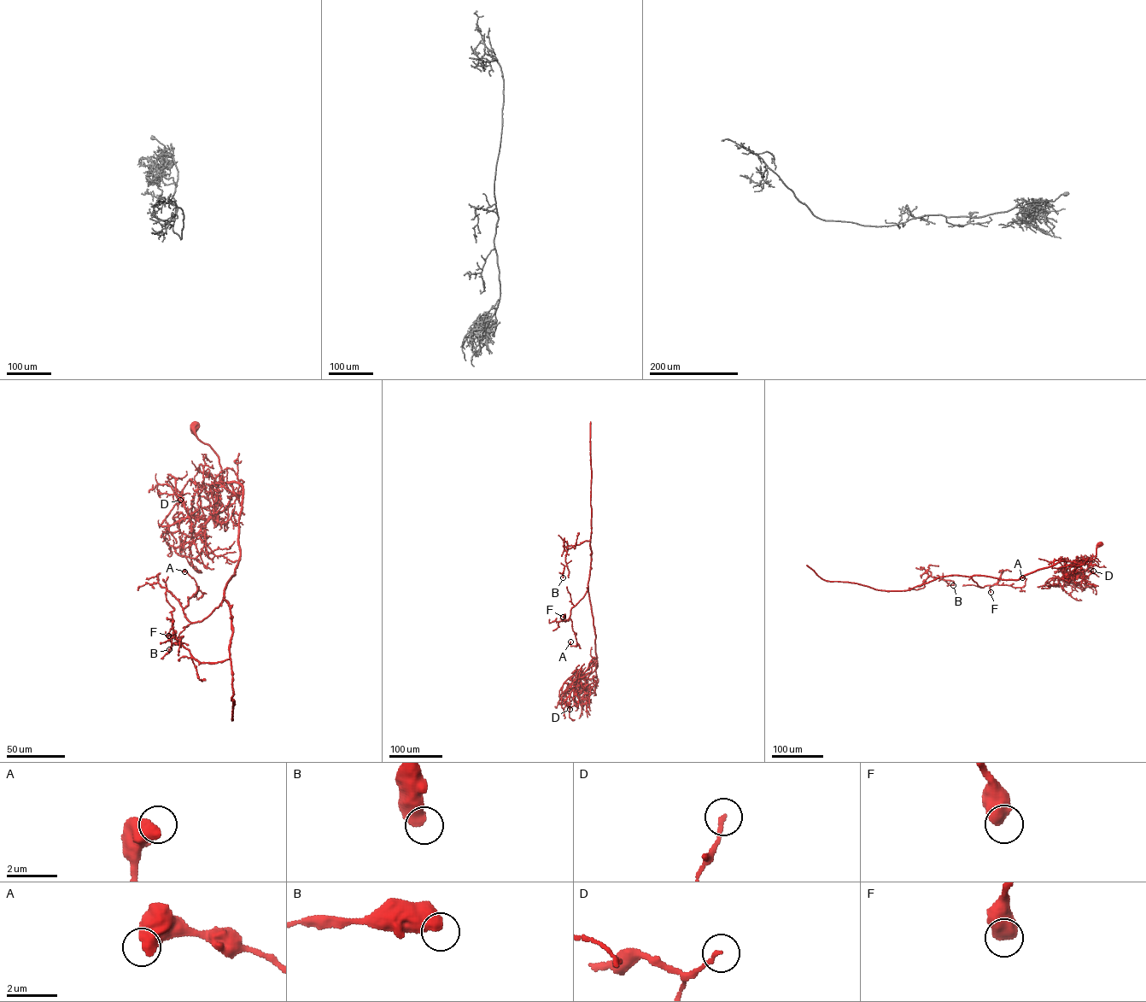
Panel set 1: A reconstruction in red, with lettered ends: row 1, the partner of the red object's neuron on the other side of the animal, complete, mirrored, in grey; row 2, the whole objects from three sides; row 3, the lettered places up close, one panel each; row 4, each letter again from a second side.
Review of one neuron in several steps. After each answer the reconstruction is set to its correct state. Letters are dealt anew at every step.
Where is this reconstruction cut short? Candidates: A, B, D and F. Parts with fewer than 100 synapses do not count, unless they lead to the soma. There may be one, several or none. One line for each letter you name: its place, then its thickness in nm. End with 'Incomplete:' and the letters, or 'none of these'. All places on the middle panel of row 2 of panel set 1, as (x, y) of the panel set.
Incomplete: none of these

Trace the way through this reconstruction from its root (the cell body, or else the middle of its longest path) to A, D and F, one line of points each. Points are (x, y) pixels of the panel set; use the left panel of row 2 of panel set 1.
A: (194, 429), (219, 459), (217, 487), (242, 488), (240, 557), (200, 621), (184, 612), (199, 589), (184, 571)
D: (194, 429), (218, 457), (223, 481), (208, 518), (196, 518), (188, 512), (169, 526), (159, 526), (180, 500)
F: (194, 429), (219, 459), (217, 487), (242, 488), (240, 557), (201, 621), (166, 591), (168, 635)

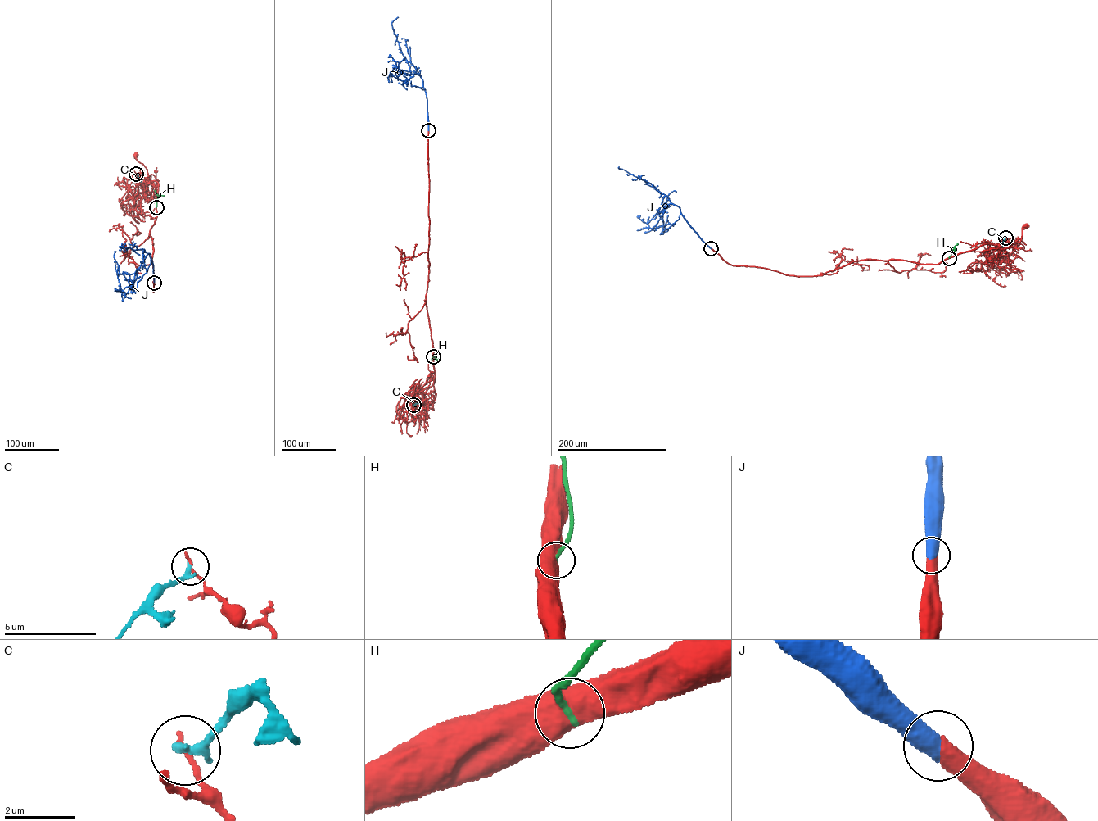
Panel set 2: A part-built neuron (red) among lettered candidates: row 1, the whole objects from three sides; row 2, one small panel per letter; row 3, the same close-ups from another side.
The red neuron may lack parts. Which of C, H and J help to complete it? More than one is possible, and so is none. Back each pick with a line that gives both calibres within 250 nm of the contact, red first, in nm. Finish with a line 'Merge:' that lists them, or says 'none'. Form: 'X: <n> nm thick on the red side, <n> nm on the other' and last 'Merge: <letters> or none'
J: 500 nm thick on the red side, 600 nm on the other
Merge: J

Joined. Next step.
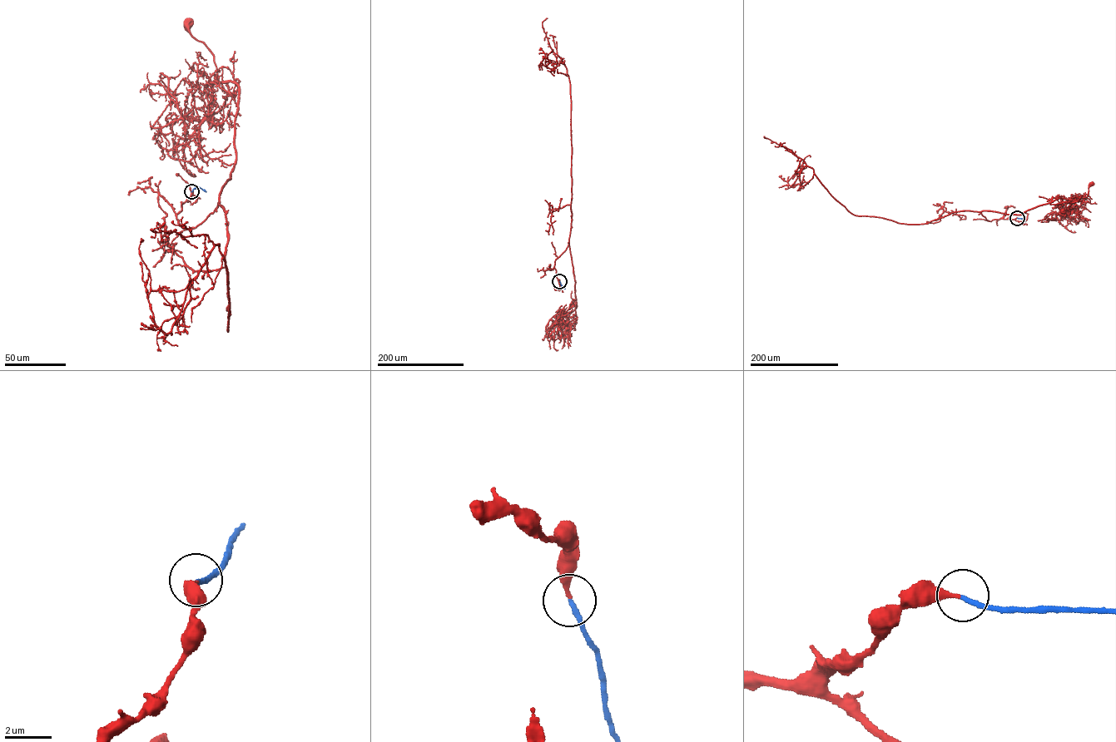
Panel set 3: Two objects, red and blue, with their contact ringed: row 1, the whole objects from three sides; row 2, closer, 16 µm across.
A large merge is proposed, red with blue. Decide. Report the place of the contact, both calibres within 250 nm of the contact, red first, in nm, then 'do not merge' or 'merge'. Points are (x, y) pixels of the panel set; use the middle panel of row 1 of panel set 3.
(559, 281) | 240/200 nm | merge

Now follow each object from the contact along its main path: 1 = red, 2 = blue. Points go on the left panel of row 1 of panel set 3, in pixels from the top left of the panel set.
1: (191, 191), (176, 215), (187, 229), (213, 212), (233, 170), (238, 86), (211, 86), (214, 57), (187, 26)
2: (191, 191), (198, 187), (206, 191)

